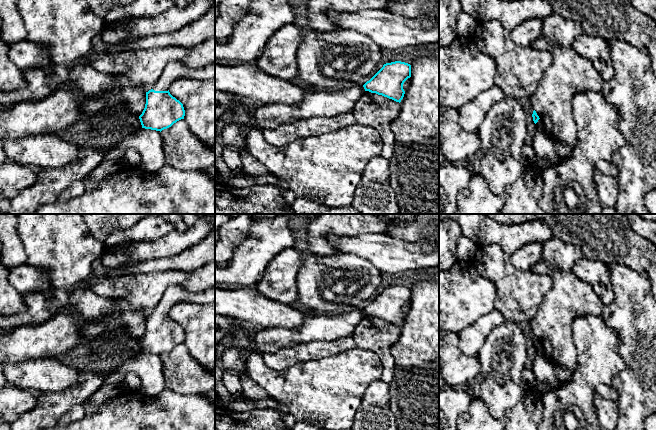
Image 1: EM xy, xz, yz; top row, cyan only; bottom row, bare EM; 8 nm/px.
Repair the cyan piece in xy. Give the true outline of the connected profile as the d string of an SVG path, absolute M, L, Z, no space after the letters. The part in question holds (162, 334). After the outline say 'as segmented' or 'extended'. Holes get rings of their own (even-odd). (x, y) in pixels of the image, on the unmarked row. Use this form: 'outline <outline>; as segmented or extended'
outline M171 284L163 293L154 311L146 316L145 332L139 340L142 352L161 356L184 343L183 328L169 316L171 308L181 302L214 303L215 287L206 289L206 295L203 296L201 292L191 292L180 284Z; extended

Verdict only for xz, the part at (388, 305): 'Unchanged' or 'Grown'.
Unchanged

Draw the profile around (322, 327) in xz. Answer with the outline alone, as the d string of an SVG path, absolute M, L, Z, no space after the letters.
M363 310L338 314L320 312L308 317L301 327L294 330L286 328L254 329L253 348L254 351L261 354L271 354L298 344L335 341L350 337L364 316Z

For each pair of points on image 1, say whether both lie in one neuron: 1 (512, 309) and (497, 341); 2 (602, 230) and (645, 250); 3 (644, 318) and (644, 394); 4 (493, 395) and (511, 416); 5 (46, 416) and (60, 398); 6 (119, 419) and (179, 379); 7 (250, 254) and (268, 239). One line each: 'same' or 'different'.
1: different
2: same
3: same
4: different
5: same
6: different
7: same

